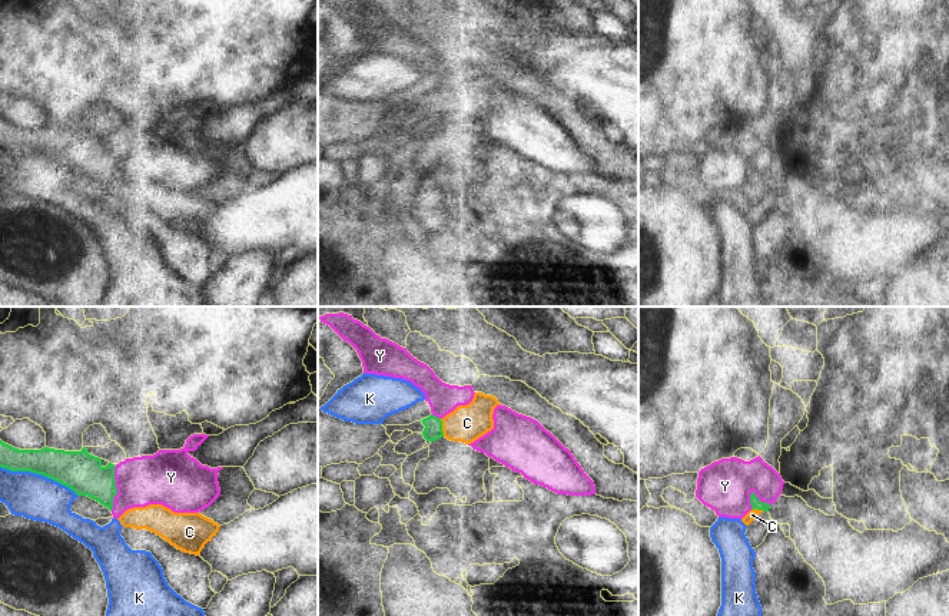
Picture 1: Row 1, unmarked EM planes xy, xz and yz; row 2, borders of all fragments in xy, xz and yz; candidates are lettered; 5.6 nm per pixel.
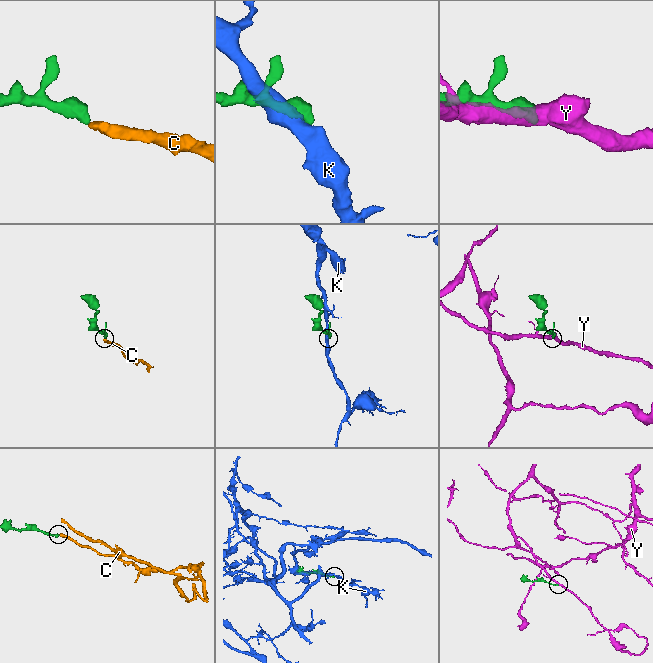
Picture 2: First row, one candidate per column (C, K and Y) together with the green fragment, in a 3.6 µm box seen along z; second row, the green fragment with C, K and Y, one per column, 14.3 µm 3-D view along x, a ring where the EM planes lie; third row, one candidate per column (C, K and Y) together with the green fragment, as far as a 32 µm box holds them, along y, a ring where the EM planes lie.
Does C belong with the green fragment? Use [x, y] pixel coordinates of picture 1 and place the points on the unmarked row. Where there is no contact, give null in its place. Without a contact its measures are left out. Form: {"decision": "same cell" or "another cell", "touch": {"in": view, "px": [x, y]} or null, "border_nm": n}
{"decision": "same cell", "touch": {"in": "xz", "px": [441, 106]}, "border_nm": 110}

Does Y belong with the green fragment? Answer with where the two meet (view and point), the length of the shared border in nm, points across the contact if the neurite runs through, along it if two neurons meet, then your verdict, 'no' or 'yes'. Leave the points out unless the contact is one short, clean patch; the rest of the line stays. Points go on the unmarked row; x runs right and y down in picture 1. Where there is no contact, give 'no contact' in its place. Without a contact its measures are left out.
meets green in xy at (116, 168); contact 260 nm long; border along xy (116, 145), (116, 174), (110, 189); no

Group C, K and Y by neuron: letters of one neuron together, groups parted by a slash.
C / K / Y

